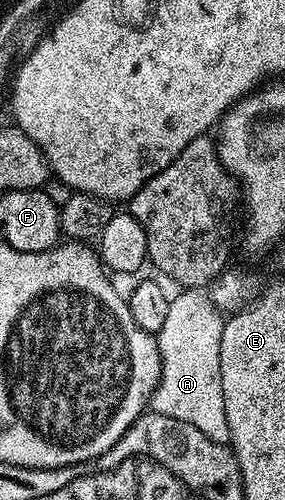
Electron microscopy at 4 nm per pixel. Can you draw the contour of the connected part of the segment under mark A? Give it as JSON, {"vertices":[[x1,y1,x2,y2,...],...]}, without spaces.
{"vertices":[[184,288,169,303,169,316,157,335,161,355,161,375,157,387,149,395,152,413,181,419,189,427,197,427,213,443,230,442,229,419,225,419,225,395,221,391,221,331,224,314,213,303,210,292]]}

